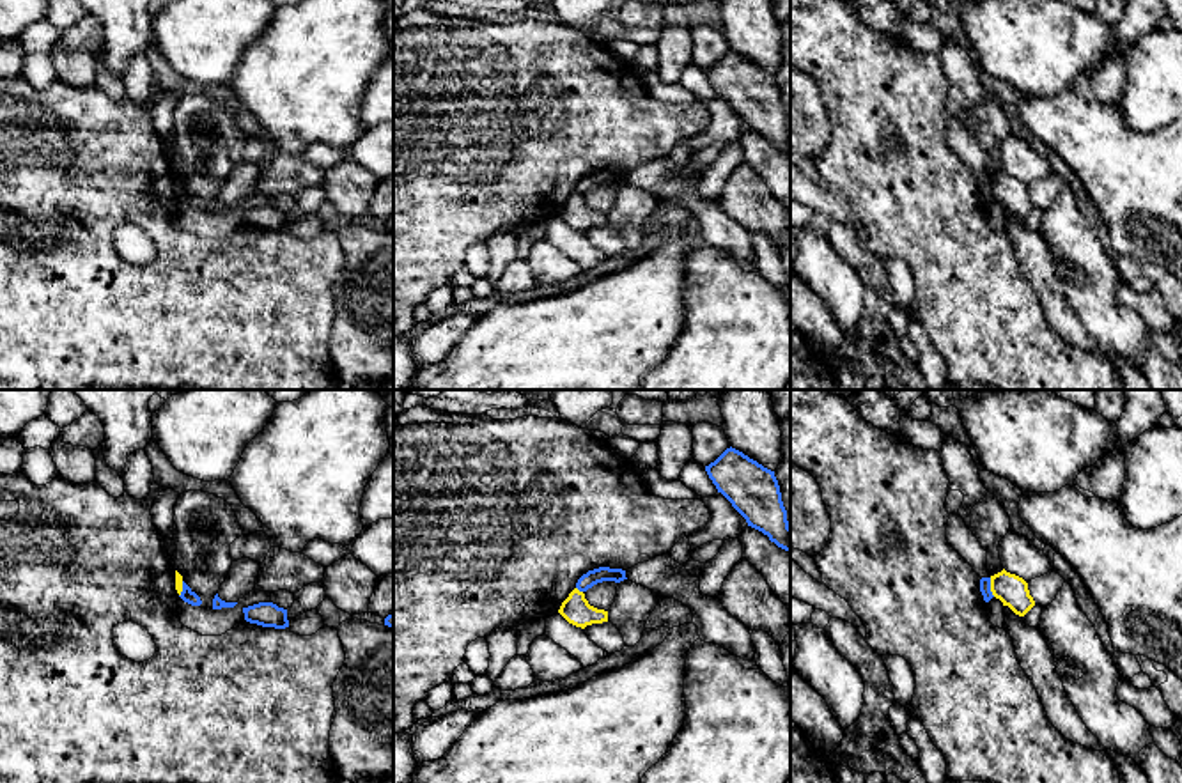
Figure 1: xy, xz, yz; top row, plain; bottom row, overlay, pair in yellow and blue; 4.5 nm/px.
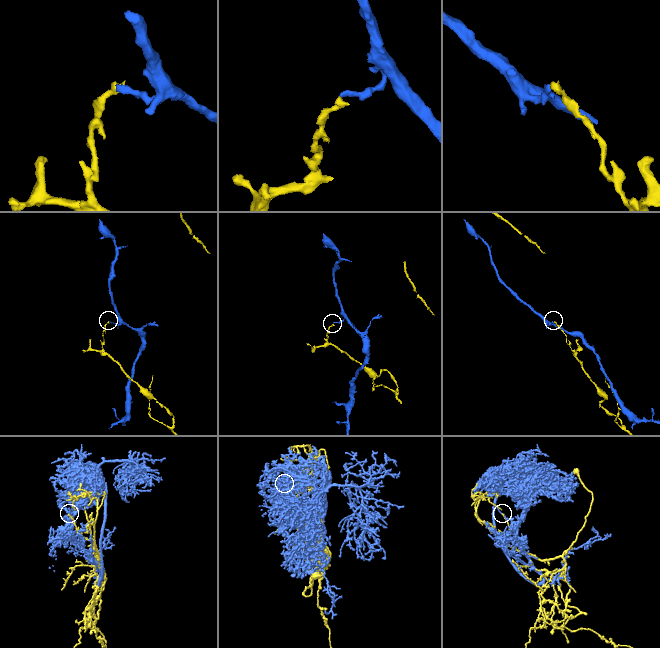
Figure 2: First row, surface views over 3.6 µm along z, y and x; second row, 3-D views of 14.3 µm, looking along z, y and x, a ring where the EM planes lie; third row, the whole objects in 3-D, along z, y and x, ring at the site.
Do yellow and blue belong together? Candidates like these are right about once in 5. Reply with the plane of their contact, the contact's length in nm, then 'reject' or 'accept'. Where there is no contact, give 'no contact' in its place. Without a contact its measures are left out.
contact in yz; length 90 nm; reject

